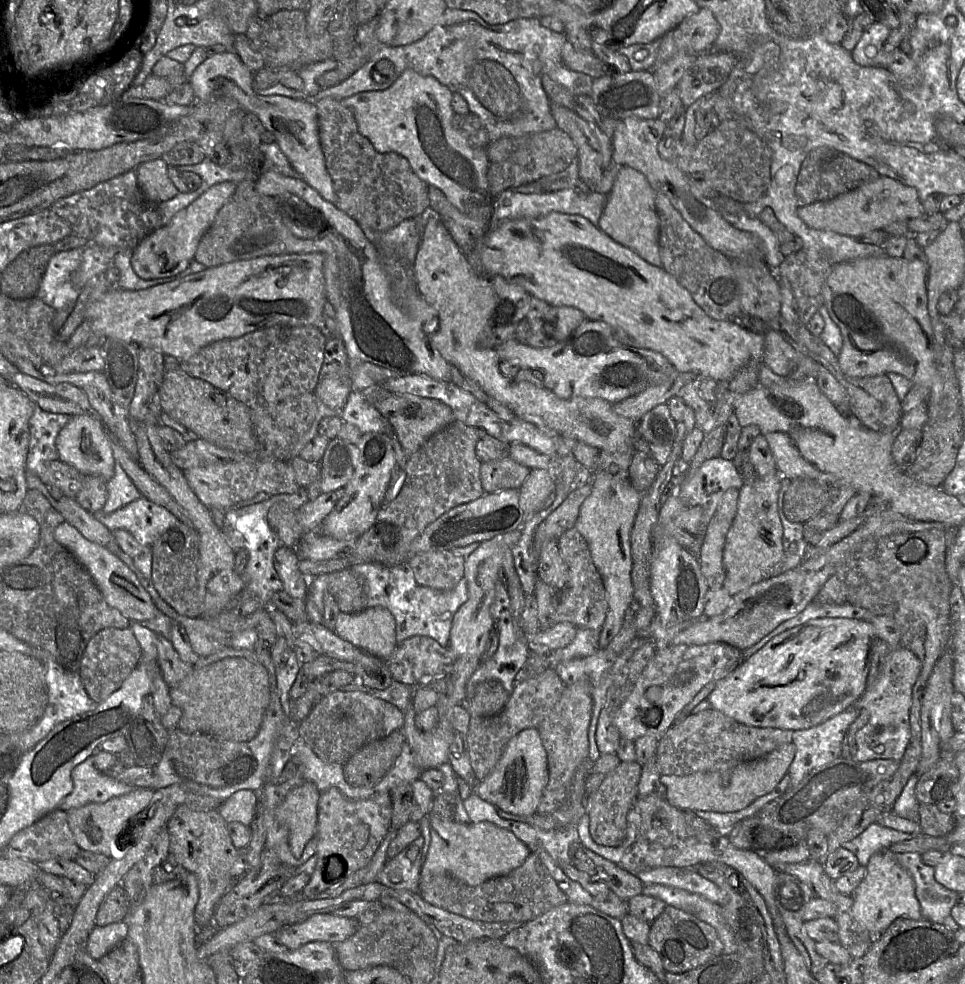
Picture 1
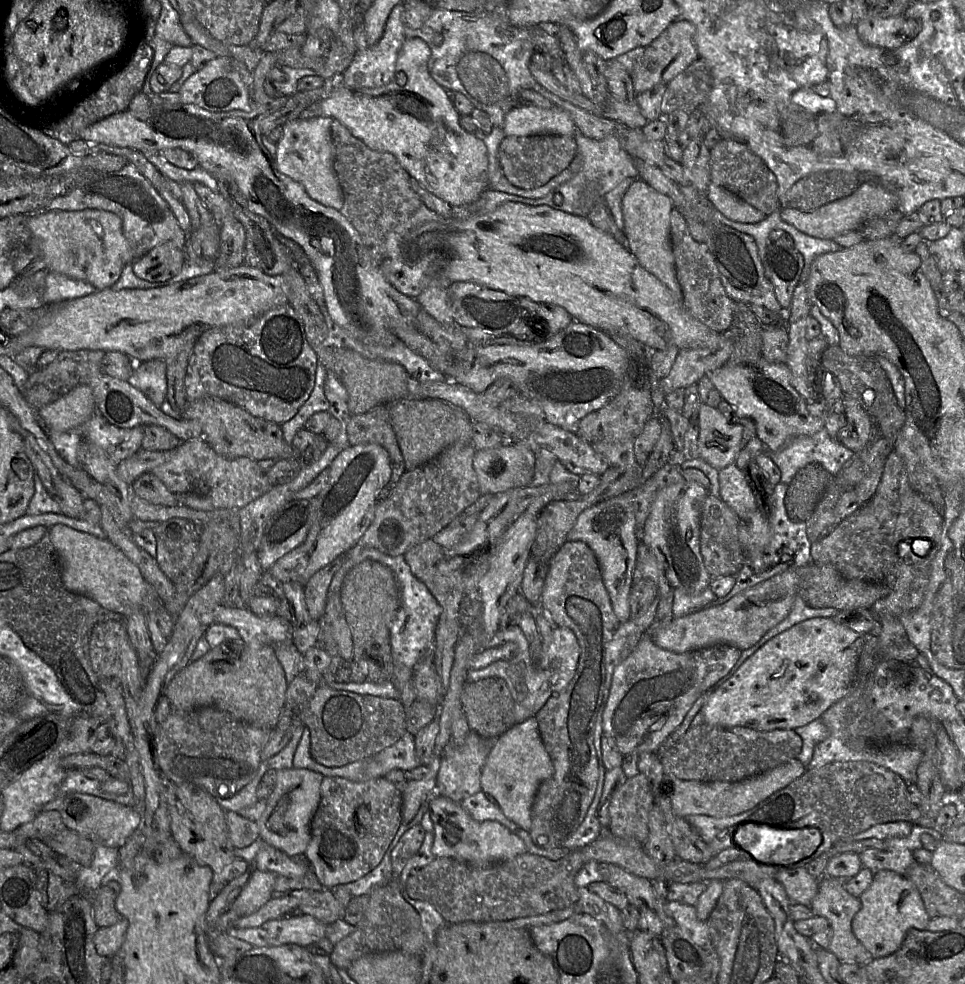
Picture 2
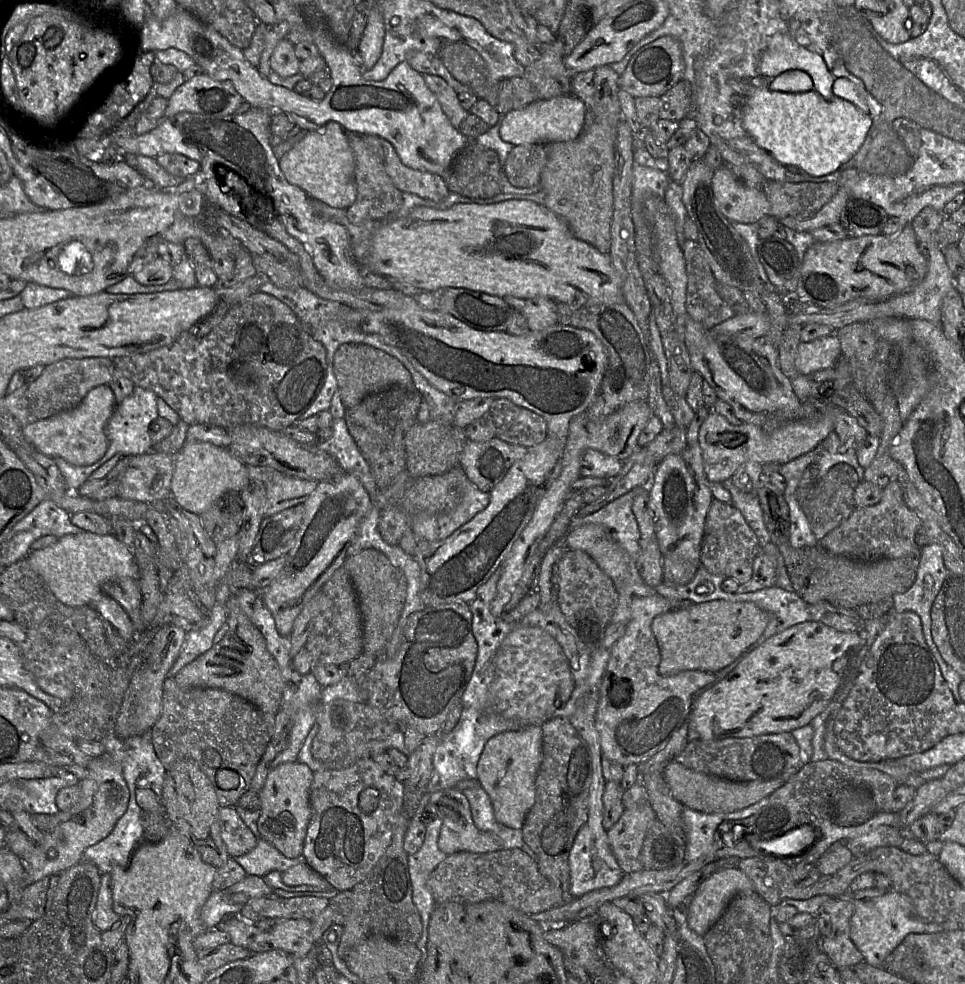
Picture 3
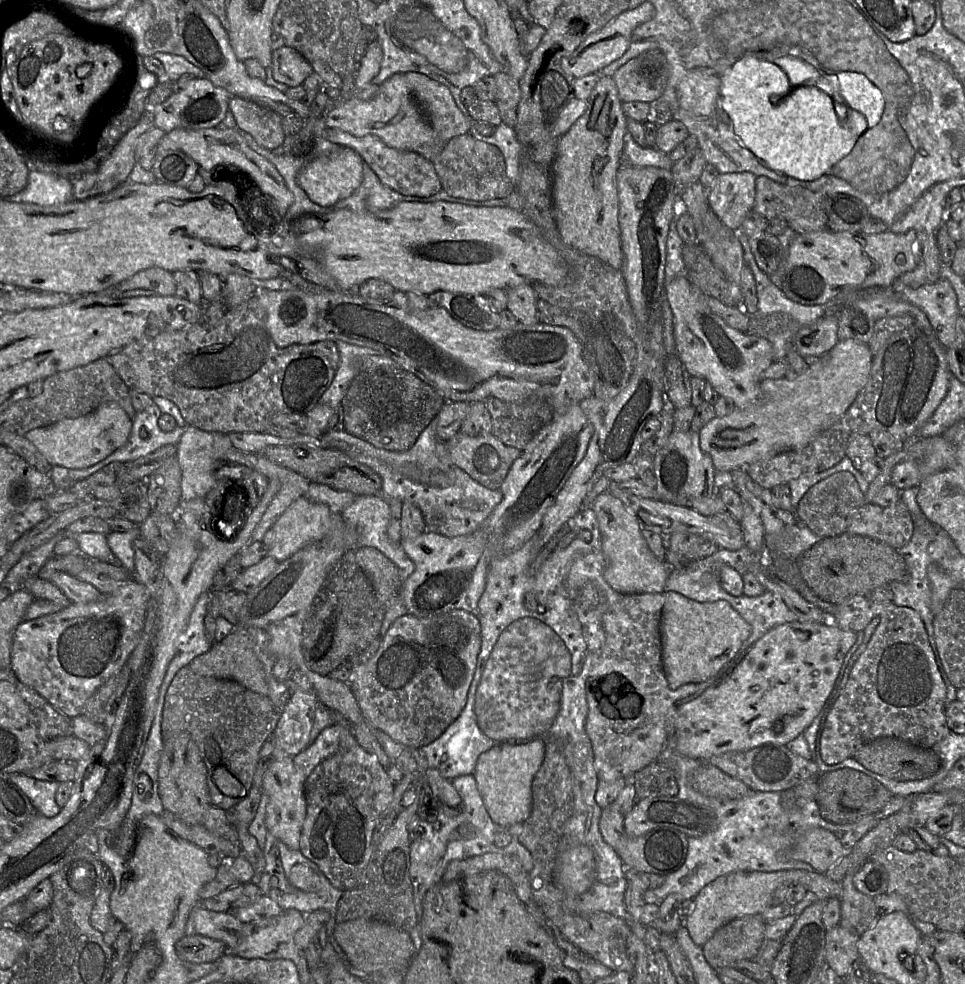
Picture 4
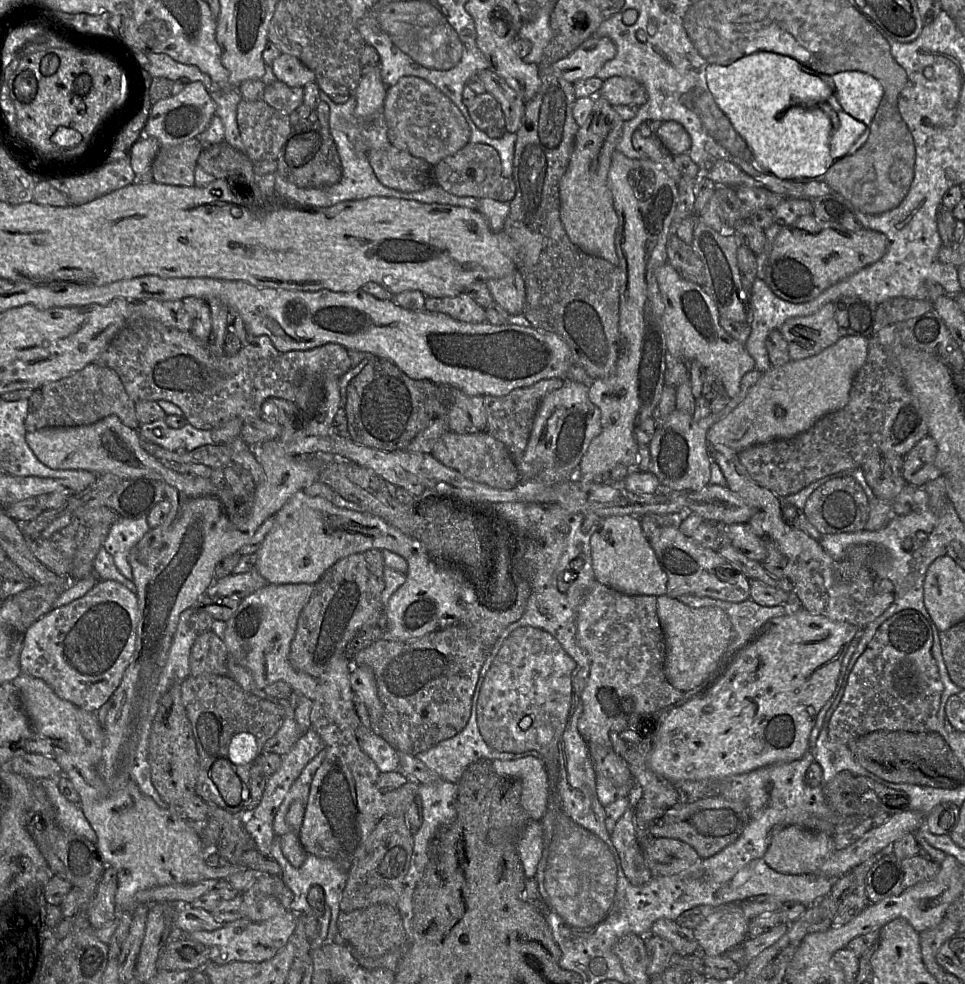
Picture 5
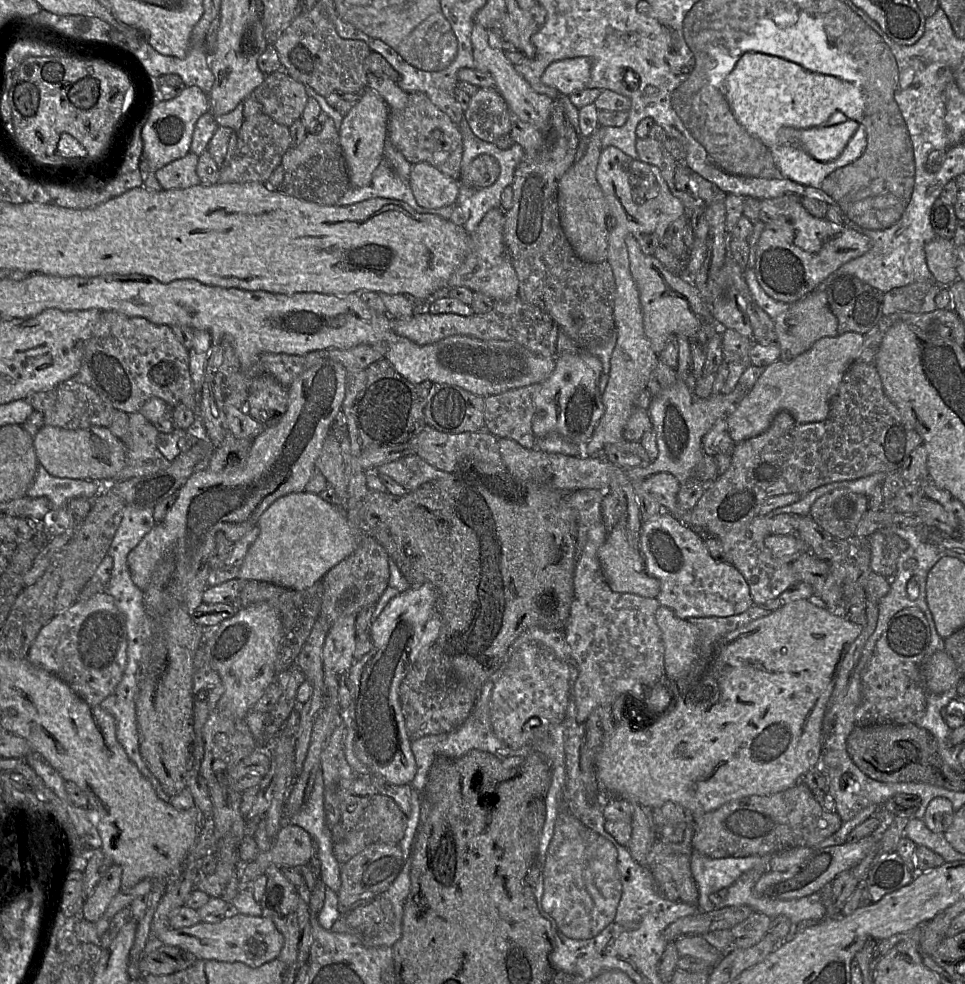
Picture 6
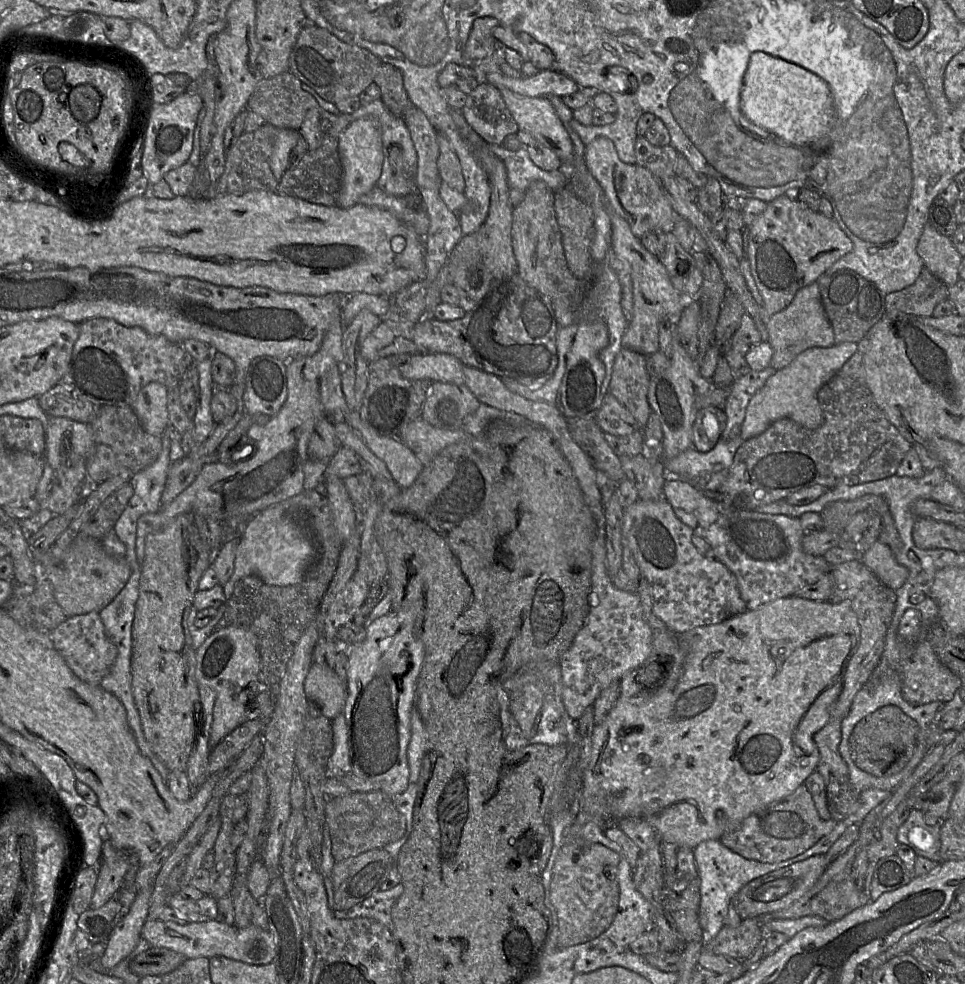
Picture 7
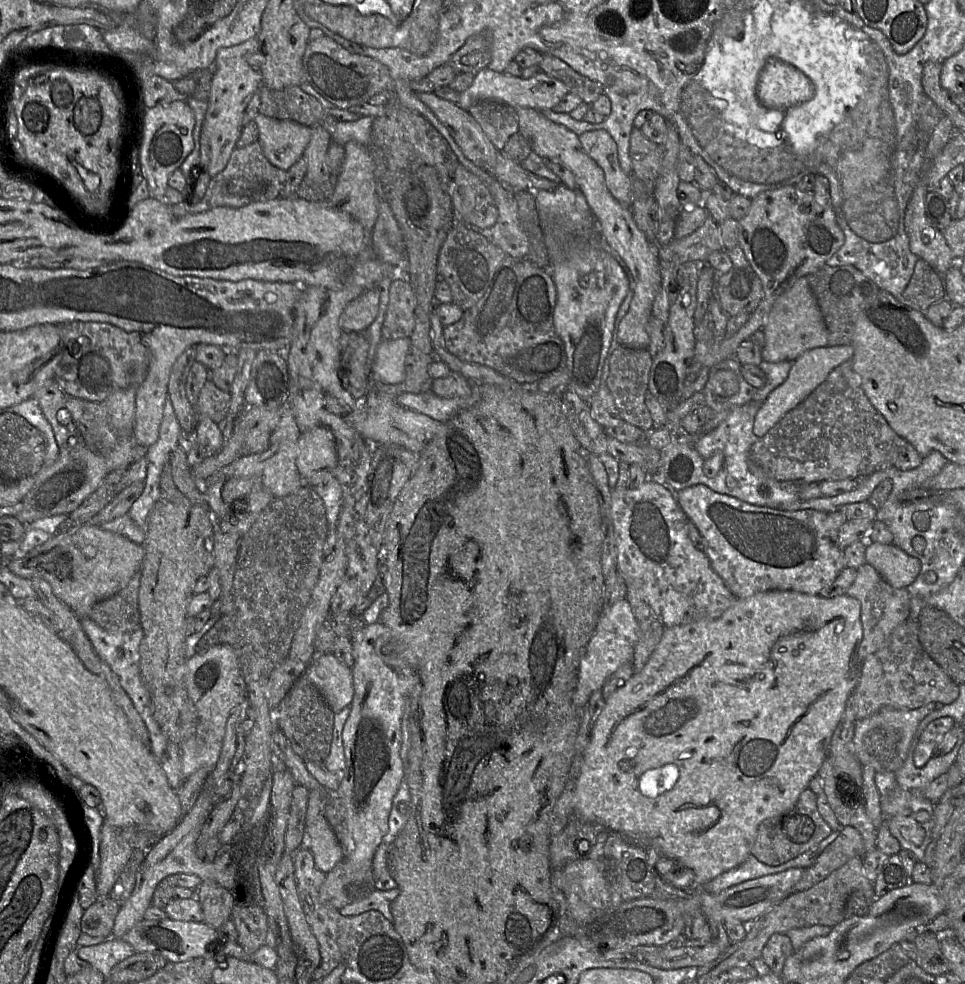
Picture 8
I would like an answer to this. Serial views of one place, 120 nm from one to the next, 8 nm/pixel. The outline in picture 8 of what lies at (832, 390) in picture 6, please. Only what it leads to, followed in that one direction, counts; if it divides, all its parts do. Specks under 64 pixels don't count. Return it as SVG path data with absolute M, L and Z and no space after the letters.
M852 345L819 347L801 354L794 361L786 380L770 392L762 403L754 418L753 433L759 438L764 436L784 415L799 405L823 383L833 369L852 359L853 355Z

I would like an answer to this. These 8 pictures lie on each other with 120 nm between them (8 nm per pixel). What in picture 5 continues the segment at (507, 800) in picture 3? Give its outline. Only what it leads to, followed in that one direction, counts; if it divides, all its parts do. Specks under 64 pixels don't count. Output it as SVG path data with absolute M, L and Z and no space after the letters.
M525 756L510 760L495 759L491 763L498 775L521 781L521 805L530 820L540 820L548 801L548 775L543 761L535 756Z

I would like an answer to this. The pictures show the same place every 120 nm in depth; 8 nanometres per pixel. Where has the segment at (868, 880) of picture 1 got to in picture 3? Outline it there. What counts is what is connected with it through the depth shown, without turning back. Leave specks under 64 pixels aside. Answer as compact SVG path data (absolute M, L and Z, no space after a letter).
M873 888L856 892L847 891L839 896L854 906L851 918L851 938L862 953L864 962L876 968L884 968L886 959L904 942L910 934L926 933L926 924L915 913L915 908L905 895L892 889Z

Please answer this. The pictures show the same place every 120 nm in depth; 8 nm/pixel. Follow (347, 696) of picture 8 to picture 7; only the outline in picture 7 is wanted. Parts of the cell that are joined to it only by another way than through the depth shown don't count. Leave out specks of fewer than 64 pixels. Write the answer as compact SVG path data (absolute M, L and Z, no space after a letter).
M313 662L304 681L309 702L317 705L330 720L343 713L347 699L347 684L334 669Z

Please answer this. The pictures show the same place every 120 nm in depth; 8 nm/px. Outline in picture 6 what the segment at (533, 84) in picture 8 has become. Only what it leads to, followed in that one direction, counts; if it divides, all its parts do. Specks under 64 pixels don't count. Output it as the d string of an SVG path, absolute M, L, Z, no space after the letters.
M576 57L551 63L541 76L543 84L555 88L560 95L570 96L586 88L590 80L592 60Z

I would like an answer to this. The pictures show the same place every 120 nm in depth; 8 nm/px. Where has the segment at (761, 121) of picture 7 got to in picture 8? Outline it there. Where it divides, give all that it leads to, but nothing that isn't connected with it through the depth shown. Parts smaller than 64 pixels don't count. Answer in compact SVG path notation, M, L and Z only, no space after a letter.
M769 58L760 72L757 97L767 109L788 109L814 94L815 86L808 76L777 58Z

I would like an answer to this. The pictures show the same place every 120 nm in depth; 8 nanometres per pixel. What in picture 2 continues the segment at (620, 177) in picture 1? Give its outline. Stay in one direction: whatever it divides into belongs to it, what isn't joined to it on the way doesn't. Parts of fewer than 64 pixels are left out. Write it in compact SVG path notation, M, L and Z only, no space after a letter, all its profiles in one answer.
M637 177L622 199L623 232L626 247L636 256L639 263L657 277L678 301L683 302L683 291L676 277L670 240L670 216L673 209L673 202L668 196Z

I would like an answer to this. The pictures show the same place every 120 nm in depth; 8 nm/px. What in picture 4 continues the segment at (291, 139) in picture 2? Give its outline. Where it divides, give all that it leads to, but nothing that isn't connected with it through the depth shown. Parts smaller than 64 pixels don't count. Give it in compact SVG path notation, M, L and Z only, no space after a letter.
M348 147L330 155L321 155L310 160L298 175L298 184L315 203L332 207L338 201L349 197L361 184L364 160L359 153Z

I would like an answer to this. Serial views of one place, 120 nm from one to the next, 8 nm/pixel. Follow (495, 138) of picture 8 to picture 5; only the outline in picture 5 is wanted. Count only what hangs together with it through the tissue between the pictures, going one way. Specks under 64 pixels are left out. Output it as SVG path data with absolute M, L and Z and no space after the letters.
M488 92L476 94L475 99L467 109L474 124L484 132L489 128L502 129L505 127L502 108Z

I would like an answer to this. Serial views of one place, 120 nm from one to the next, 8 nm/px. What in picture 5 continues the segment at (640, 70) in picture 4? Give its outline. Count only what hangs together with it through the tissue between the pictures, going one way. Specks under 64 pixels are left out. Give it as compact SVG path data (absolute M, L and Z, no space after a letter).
M614 76L605 80L597 95L605 98L612 106L642 106L648 100L647 90L641 83L623 76Z

